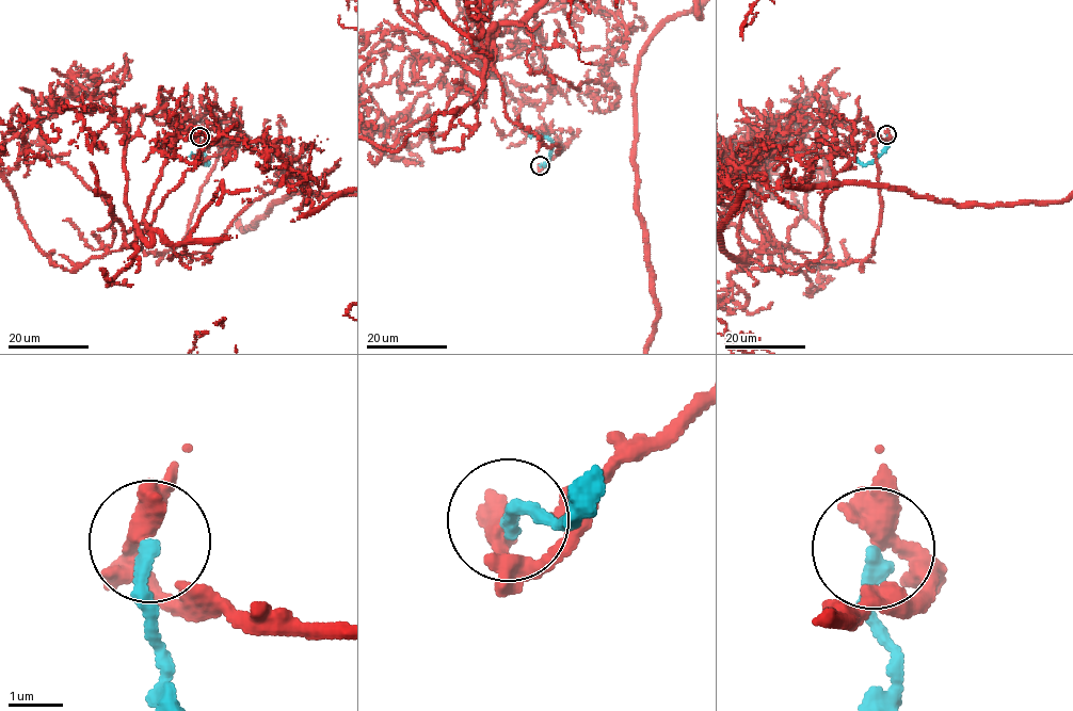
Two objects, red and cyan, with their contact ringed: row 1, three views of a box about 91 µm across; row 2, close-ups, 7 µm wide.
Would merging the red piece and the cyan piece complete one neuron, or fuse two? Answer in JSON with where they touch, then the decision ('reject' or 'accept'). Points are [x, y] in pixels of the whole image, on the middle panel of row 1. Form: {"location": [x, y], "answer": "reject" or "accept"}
{"location": [540, 165], "answer": "accept"}

